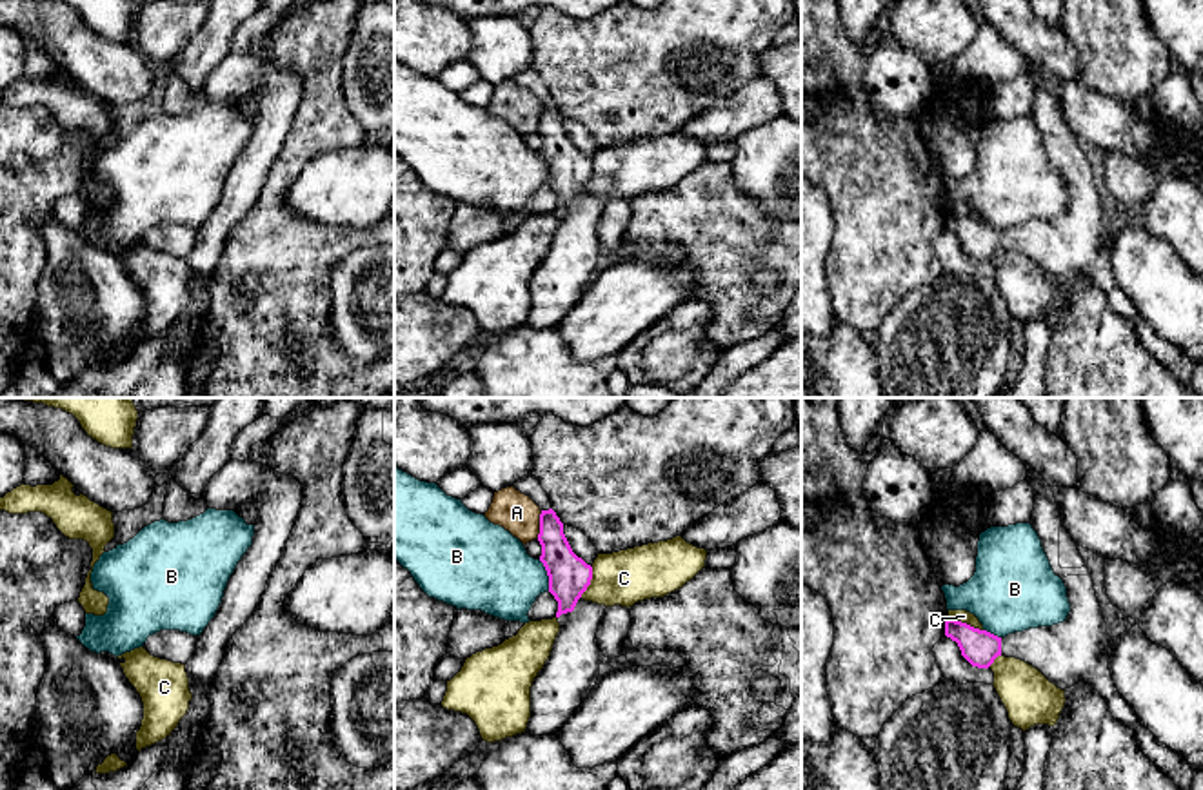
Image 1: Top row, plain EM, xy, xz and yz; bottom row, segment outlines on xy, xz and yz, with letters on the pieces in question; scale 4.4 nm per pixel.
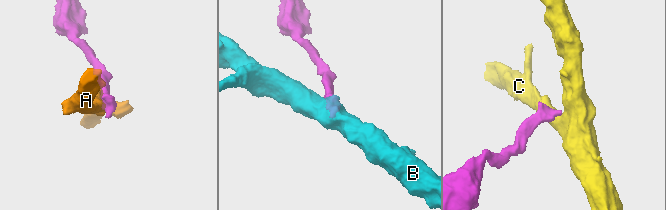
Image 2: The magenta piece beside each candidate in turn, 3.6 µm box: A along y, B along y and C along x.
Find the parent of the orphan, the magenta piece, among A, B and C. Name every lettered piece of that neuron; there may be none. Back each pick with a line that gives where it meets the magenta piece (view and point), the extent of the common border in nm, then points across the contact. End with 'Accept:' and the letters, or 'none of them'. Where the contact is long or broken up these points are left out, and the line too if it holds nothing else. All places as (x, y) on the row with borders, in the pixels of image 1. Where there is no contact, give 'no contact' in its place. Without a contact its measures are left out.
Accept: none of them

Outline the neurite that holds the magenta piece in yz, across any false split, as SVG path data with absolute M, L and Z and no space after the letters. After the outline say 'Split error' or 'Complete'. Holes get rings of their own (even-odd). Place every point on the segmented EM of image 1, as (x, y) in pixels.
M1027 470L1034 492L1030 525L1056 576L1067 587L1070 612L1063 623L998 637L947 616L945 636L958 643L961 656L978 668L989 668L998 656L1021 659L1065 690L1085 681L1109 705L1114 719L1130 730L1141 726L1128 701L1118 692L1109 670L1112 637L1096 597L1094 581L1078 545L1063 527L1054 492L1039 472Z. Split error

